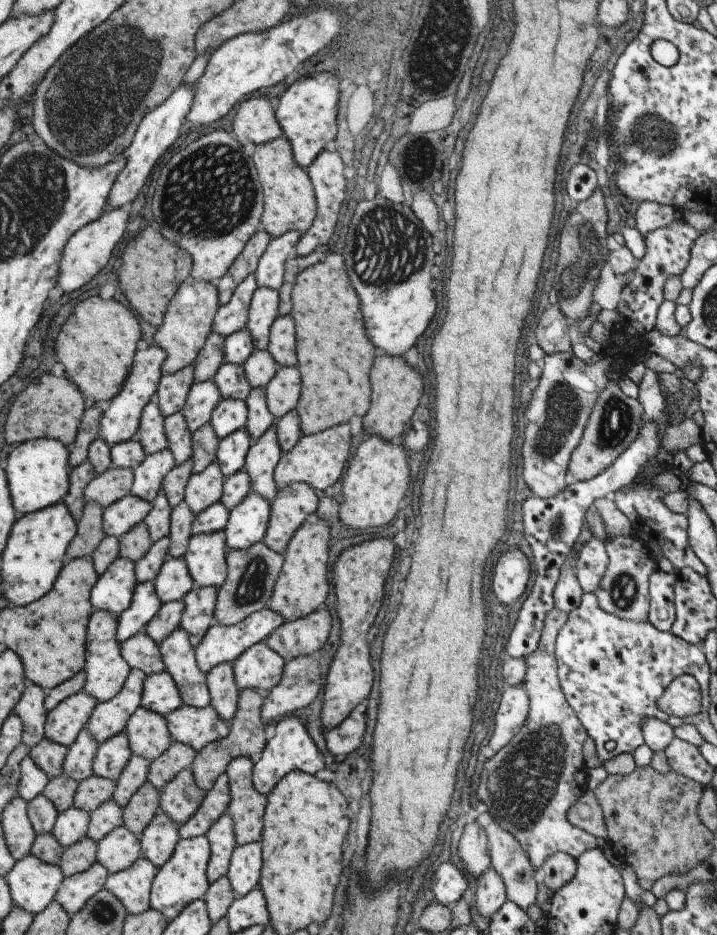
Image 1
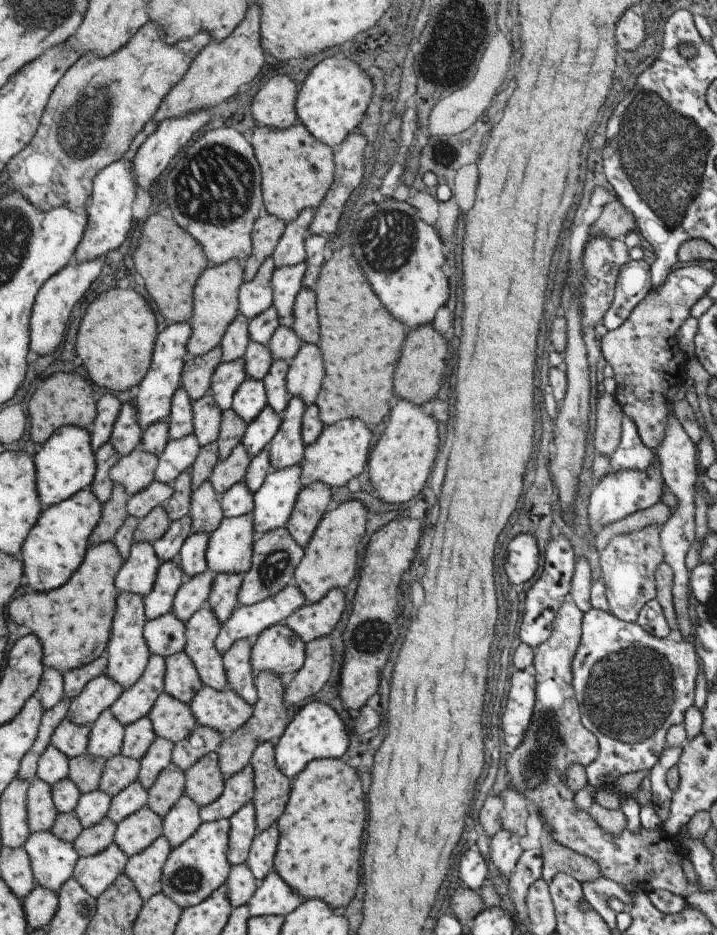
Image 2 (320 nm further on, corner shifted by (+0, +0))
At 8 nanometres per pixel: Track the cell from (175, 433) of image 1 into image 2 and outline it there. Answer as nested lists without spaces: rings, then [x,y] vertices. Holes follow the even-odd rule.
[[[209,392],[192,402],[192,433],[200,446],[217,440],[222,412]]]

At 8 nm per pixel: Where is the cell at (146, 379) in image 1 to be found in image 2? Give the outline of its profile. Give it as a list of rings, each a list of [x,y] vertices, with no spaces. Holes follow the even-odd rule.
[[[185,321],[184,323],[173,323],[156,334],[149,368],[145,376],[139,381],[137,396],[132,401],[132,405],[136,408],[137,424],[143,431],[151,423],[167,419],[170,413],[172,396],[177,387],[180,386],[180,374],[184,359],[187,357],[186,342],[191,333],[190,324]]]

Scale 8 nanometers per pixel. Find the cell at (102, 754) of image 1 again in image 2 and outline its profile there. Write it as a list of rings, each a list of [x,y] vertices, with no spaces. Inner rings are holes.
[[[147,716],[138,718],[124,726],[120,753],[129,758],[140,759],[155,737],[156,734]]]

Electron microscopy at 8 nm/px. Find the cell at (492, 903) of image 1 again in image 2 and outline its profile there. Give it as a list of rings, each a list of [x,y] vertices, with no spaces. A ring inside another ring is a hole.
[[[503,828],[493,833],[490,838],[489,850],[490,860],[502,876],[506,878],[514,870],[514,866],[523,852],[520,845],[520,836],[516,832]]]

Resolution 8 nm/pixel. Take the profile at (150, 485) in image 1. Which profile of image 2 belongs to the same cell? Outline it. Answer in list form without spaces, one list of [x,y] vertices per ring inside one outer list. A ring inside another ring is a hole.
[[[193,433],[180,439],[169,439],[161,454],[157,456],[154,480],[171,484],[179,474],[190,468],[199,449],[200,444]]]

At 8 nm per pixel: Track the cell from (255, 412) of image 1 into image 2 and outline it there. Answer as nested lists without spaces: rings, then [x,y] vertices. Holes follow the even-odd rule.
[[[273,359],[267,374],[262,378],[266,394],[266,404],[278,415],[286,409],[289,396],[286,389],[286,372],[288,363],[284,360]]]

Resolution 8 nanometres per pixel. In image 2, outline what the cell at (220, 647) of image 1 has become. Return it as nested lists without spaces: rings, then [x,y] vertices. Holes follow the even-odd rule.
[[[291,582],[291,584],[279,589],[274,595],[268,596],[252,605],[238,606],[229,615],[229,618],[220,624],[219,632],[214,640],[217,652],[223,654],[236,640],[247,639],[253,640],[255,637],[267,627],[277,623],[283,623],[284,620],[295,609],[303,607],[307,604],[303,593]]]

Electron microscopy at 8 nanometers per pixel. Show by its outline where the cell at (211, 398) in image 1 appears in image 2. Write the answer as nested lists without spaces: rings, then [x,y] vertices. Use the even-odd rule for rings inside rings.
[[[238,360],[221,361],[213,371],[210,380],[209,393],[221,411],[230,407],[235,389],[246,379],[244,364]]]

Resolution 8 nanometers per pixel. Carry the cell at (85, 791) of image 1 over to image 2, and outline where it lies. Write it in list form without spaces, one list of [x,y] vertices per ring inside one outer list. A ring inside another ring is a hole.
[[[121,753],[109,757],[104,762],[97,789],[111,797],[115,796],[137,778],[139,767],[140,759],[129,758]]]

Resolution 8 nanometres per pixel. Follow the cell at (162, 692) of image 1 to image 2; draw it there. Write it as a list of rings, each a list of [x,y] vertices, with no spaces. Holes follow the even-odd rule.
[[[183,651],[165,657],[165,694],[188,704],[202,685],[195,665]]]

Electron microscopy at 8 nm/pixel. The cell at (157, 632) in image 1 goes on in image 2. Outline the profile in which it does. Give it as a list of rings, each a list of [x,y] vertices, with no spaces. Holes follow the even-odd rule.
[[[205,569],[187,577],[179,585],[172,600],[171,612],[185,622],[199,607],[206,605],[216,572]]]

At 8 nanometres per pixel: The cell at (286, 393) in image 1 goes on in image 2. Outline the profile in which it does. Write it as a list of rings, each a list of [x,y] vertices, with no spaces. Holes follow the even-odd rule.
[[[303,343],[288,362],[286,389],[289,396],[299,396],[305,406],[316,399],[323,380],[323,360],[317,344]]]

